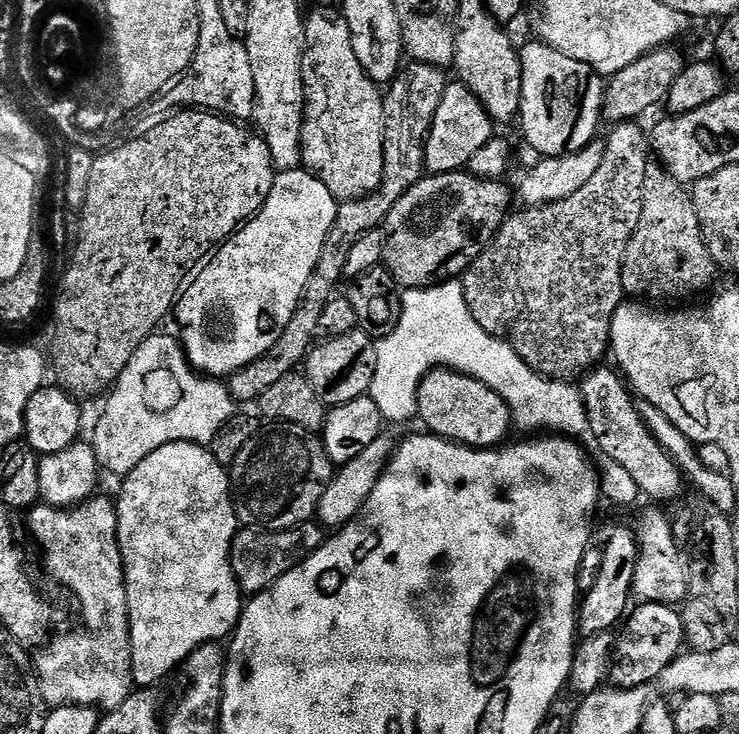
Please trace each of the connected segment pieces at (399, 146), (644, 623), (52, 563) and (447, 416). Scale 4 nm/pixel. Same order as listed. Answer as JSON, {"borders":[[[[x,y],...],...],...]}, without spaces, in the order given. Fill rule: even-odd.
{"borders":[[[[409,63],[401,71],[400,75],[387,85],[384,97],[384,117],[386,118],[386,134],[384,135],[384,177],[380,188],[367,196],[364,200],[355,201],[356,216],[360,219],[361,229],[376,230],[387,221],[390,210],[394,210],[394,202],[406,194],[425,175],[424,167],[424,146],[428,138],[428,132],[434,122],[434,114],[438,114],[438,102],[442,102],[442,96],[446,94],[450,80],[446,78],[445,69],[435,68],[429,64]]],[[[637,603],[631,609],[623,628],[624,633],[618,636],[614,644],[610,673],[611,683],[617,688],[651,685],[658,674],[662,674],[662,670],[666,670],[666,666],[670,666],[681,655],[686,644],[683,615],[670,604]]],[[[97,494],[74,508],[52,508],[40,502],[27,516],[28,528],[44,555],[45,570],[76,595],[80,612],[84,615],[81,632],[53,635],[39,653],[41,656],[35,657],[34,667],[40,677],[42,698],[52,708],[77,704],[111,710],[122,706],[134,691],[134,681],[128,595],[115,503],[103,494]]],[[[433,368],[426,374],[420,384],[416,410],[419,419],[424,419],[424,424],[428,427],[425,429],[431,435],[443,436],[447,440],[468,444],[472,448],[494,448],[503,445],[509,439],[508,431],[513,431],[514,428],[512,411],[498,393],[490,390],[490,386],[486,386],[478,378],[468,376],[464,372],[456,372],[453,368]]]]}

